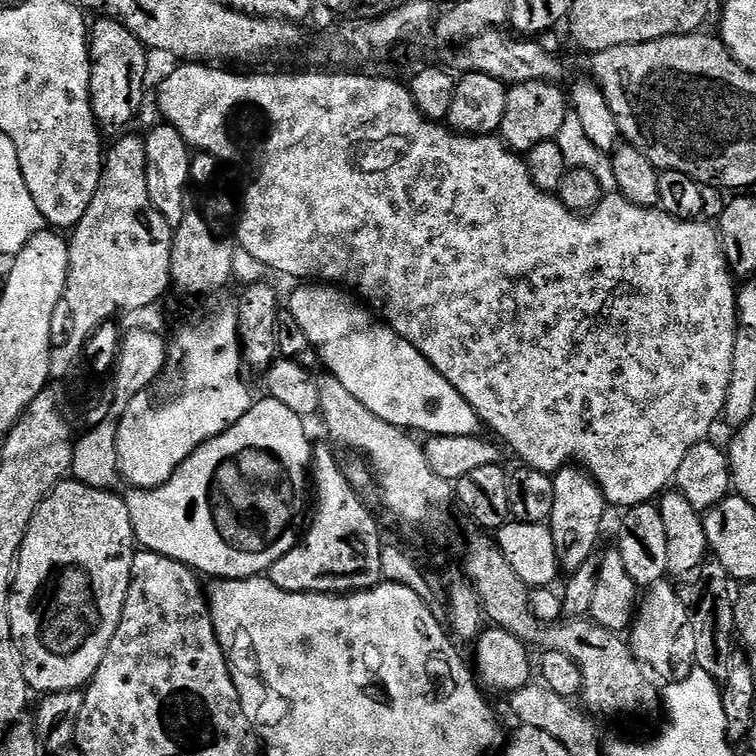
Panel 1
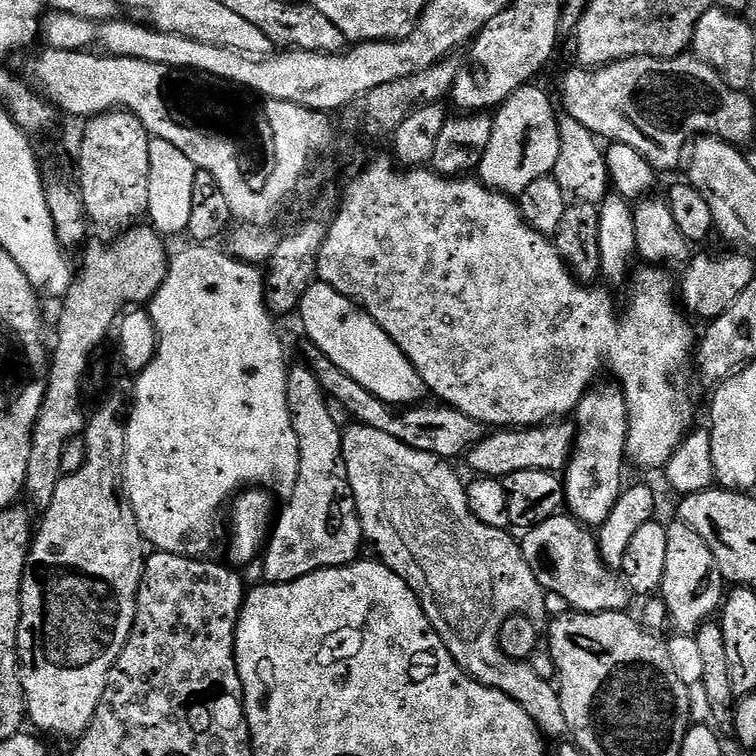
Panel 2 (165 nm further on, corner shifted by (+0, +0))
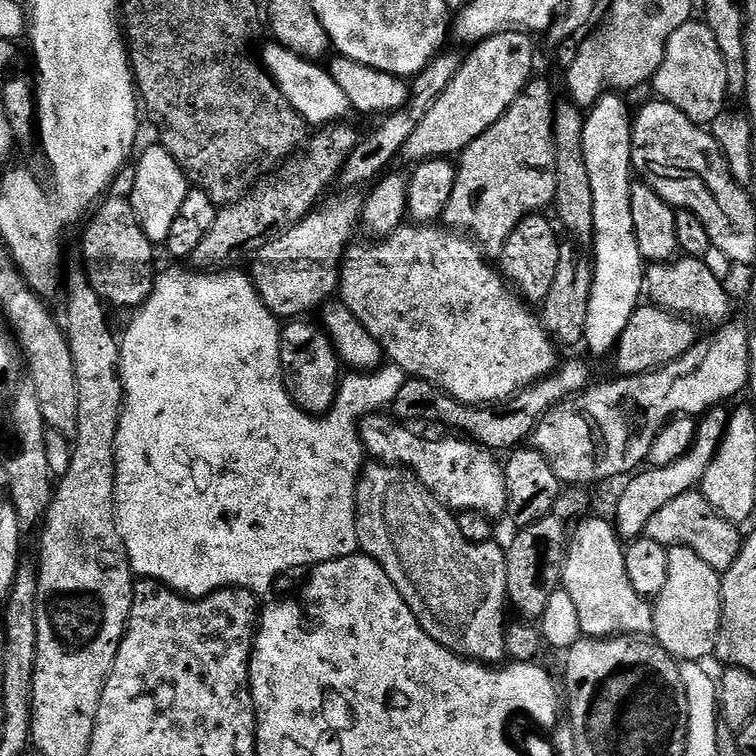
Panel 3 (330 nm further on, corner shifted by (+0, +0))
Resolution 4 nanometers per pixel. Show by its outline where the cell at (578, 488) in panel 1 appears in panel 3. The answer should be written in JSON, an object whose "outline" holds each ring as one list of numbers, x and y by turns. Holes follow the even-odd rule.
{"outline":[[605,94,603,98,597,102,593,108,587,109,584,118,584,129,582,130,582,155,586,158,586,175,590,178,590,190,594,193,594,230,590,241,591,247,596,247,596,265,590,269,592,278,592,289,590,290,590,306,586,310,586,330,584,331,583,343,588,344,588,348,596,356,604,356,615,349,617,342,622,338,622,330,626,330,626,322,630,322,630,318,636,313,637,308,642,304,642,293,644,292,644,269,646,261,642,258,642,254,638,250,638,238,634,238,634,214,630,214,630,194,632,193,632,185,634,183,634,173,632,171,632,121,630,108,628,112,628,104,623,95]]}

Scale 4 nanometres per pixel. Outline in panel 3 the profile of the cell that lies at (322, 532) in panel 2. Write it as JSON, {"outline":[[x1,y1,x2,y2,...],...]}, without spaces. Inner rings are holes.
{"outline":[[292,318,280,329,280,369,286,390,290,398,303,412,309,412,312,416,323,416,332,408,336,401,336,389,340,387,342,379,342,361,336,355,336,346,328,337,327,332,319,323,311,324,308,318]]}

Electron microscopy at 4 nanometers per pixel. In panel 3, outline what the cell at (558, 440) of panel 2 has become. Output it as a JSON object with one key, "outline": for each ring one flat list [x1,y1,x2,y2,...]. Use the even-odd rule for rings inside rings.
{"outline":[[729,322,713,332,716,333,709,340,701,339,689,352,682,354,682,358,656,368,653,372,620,376,597,388,589,386,577,396,571,396,569,400,551,408,538,421,530,437,531,447,538,449,546,462,550,462,561,485,589,486,588,484,596,484,599,480,612,480,615,476,627,477,635,473,647,461,654,438,658,438,658,434,670,421,677,416,699,418,717,406,727,405,727,400,734,399,740,391,743,393,747,389,750,329,744,324]]}

